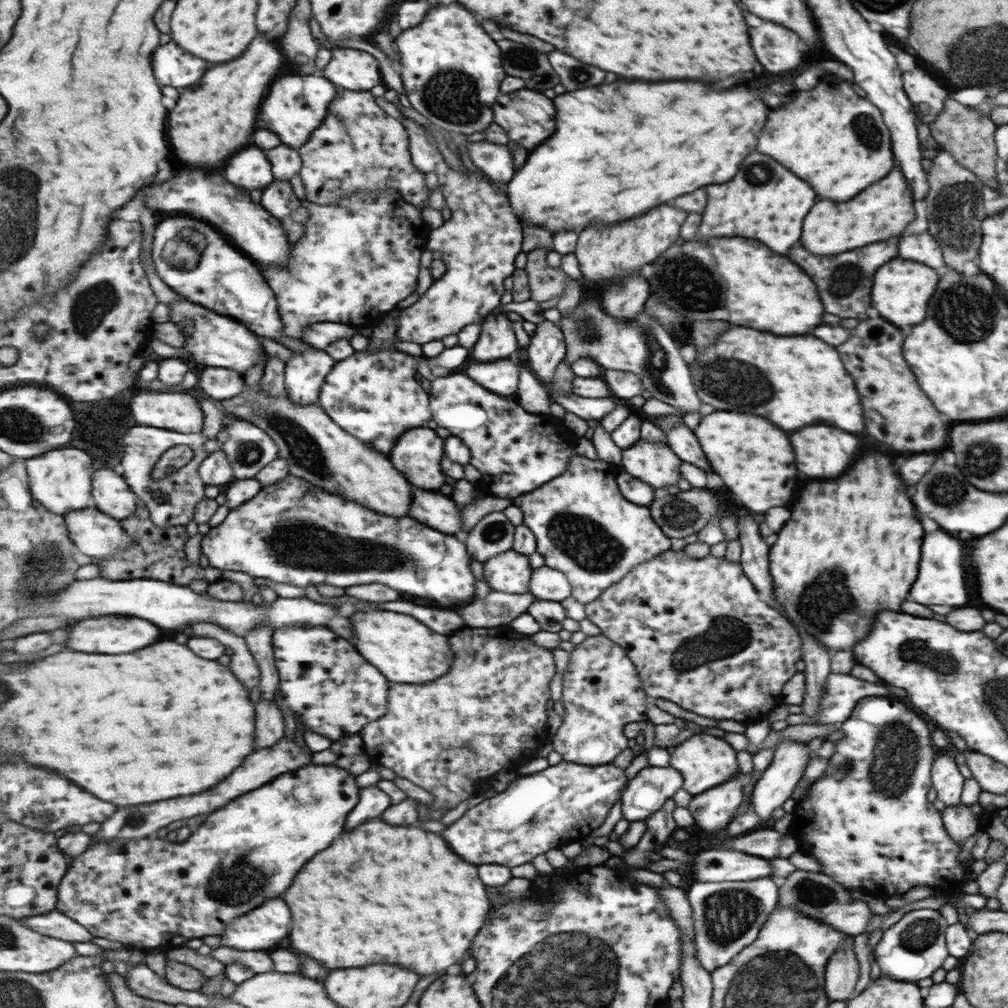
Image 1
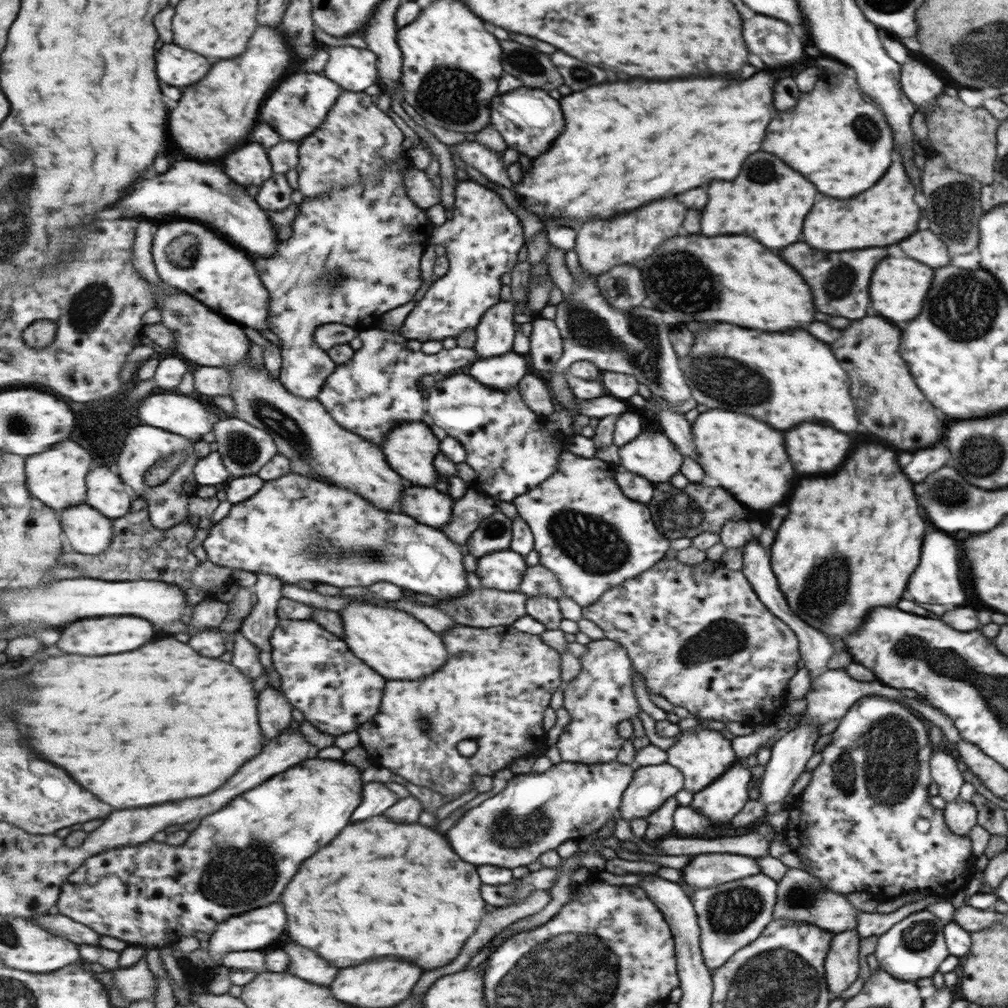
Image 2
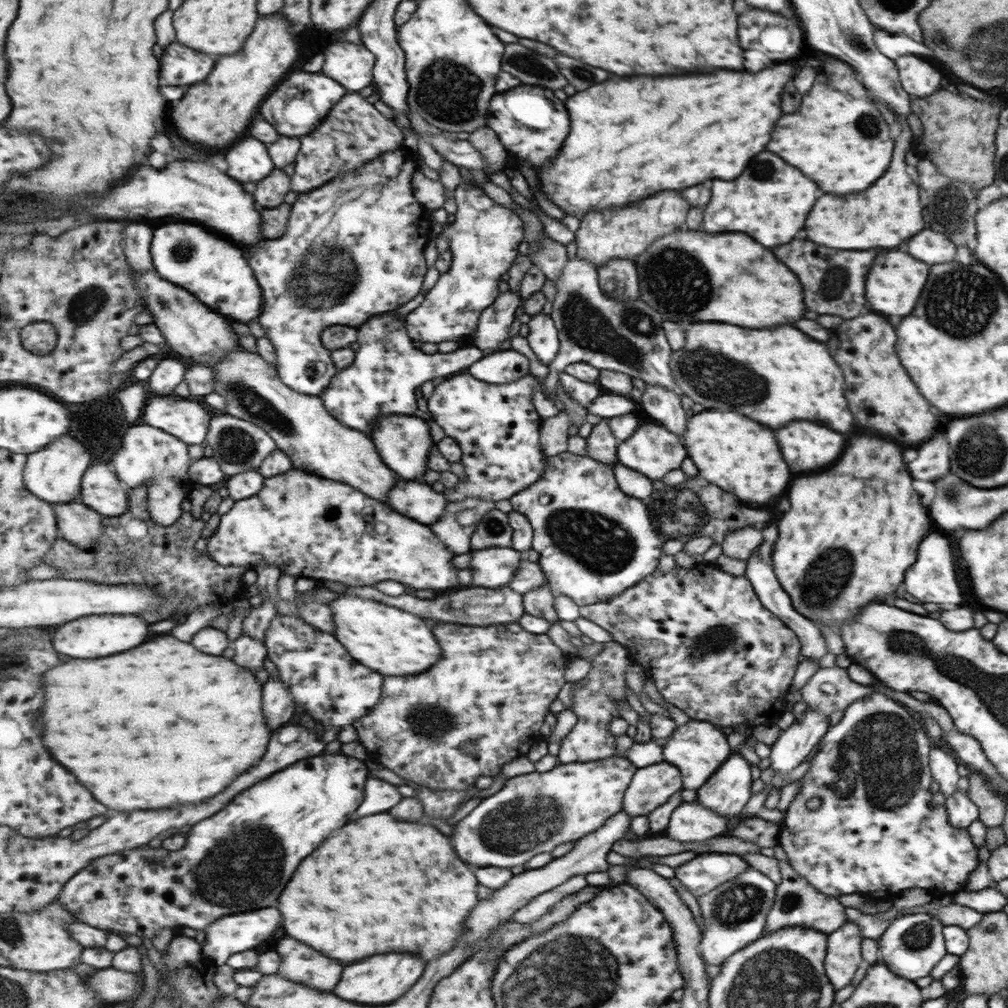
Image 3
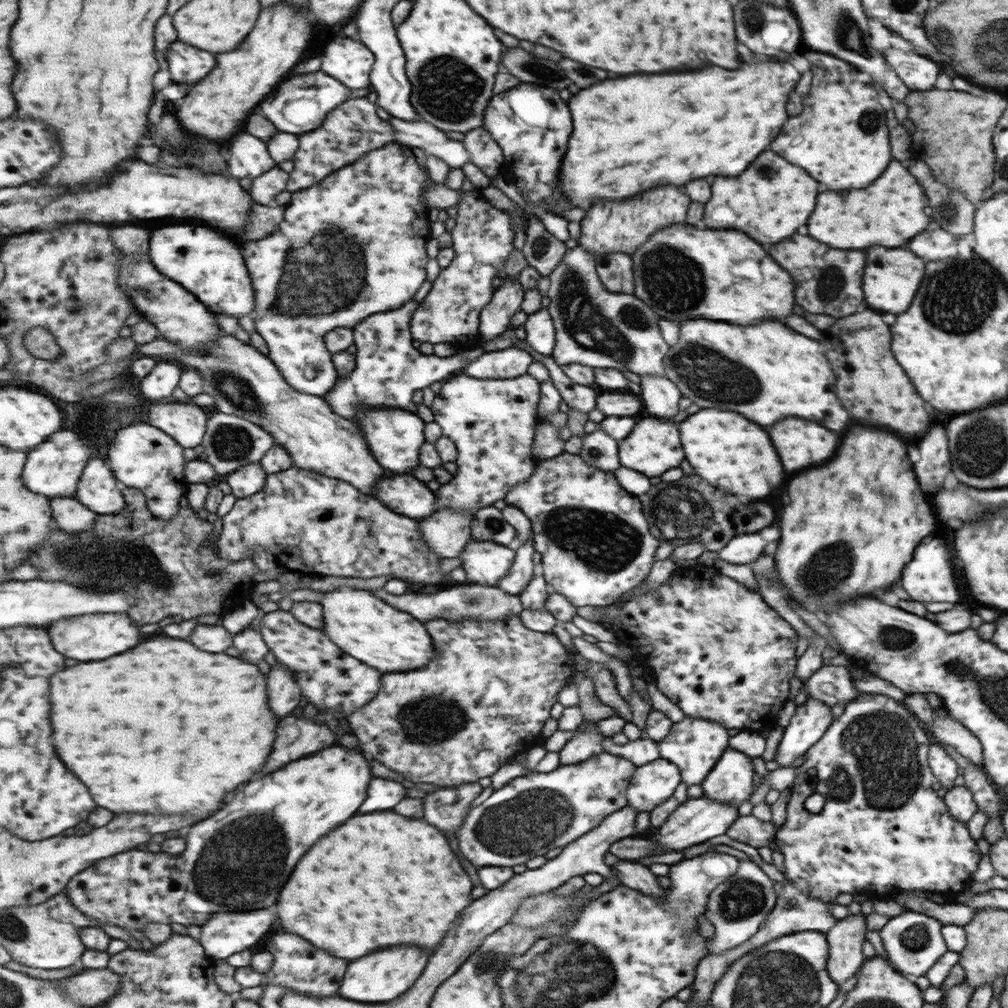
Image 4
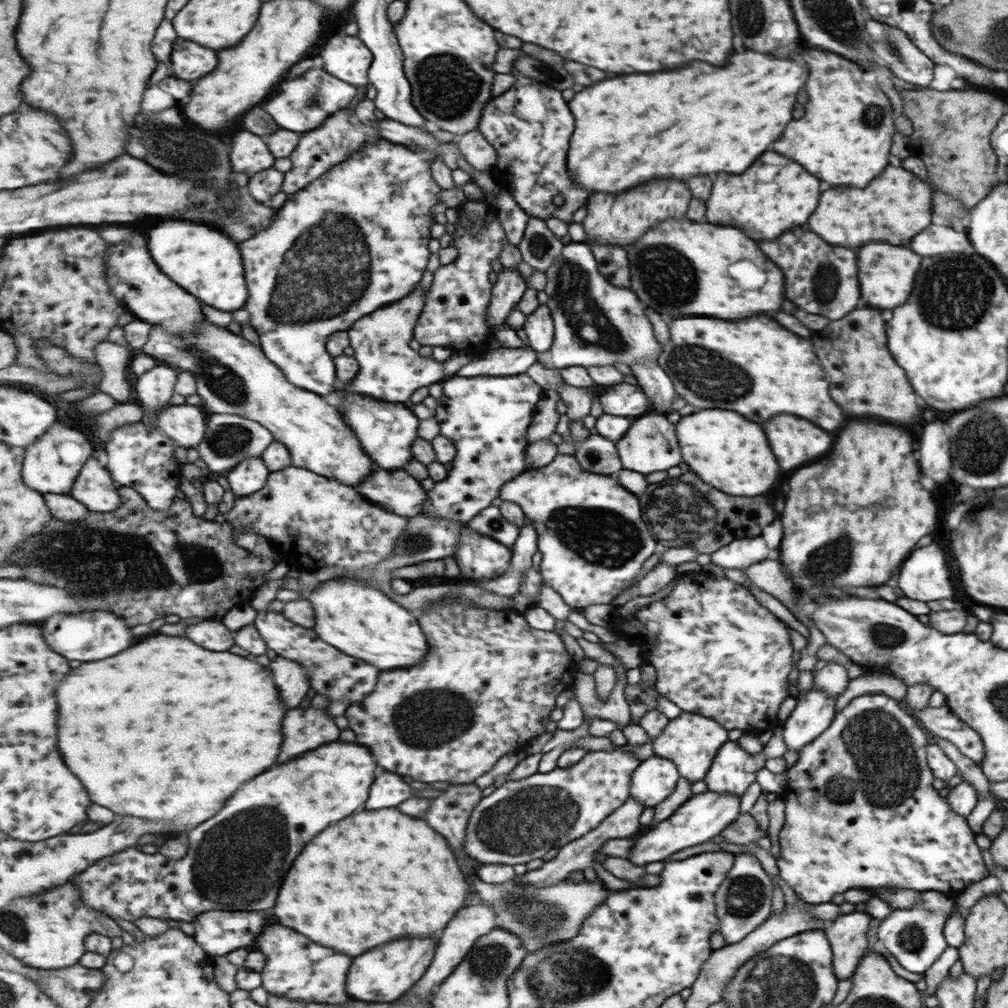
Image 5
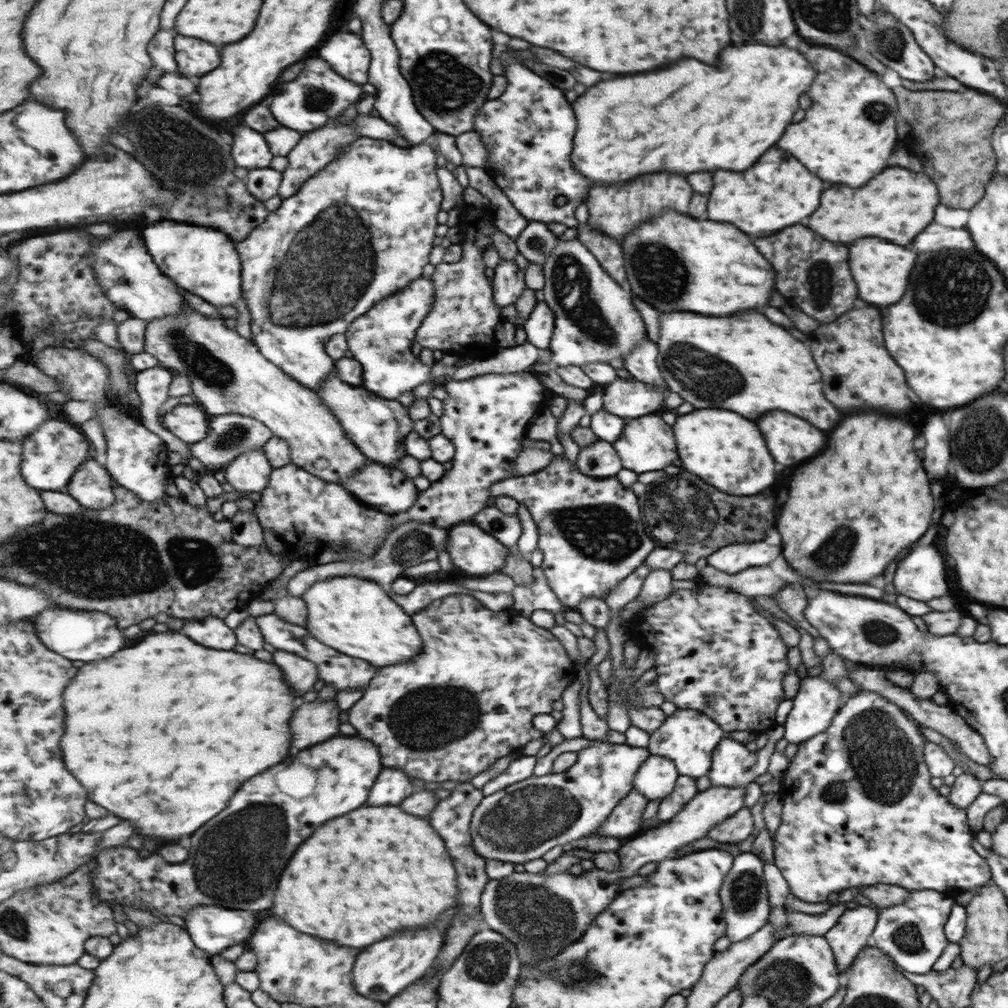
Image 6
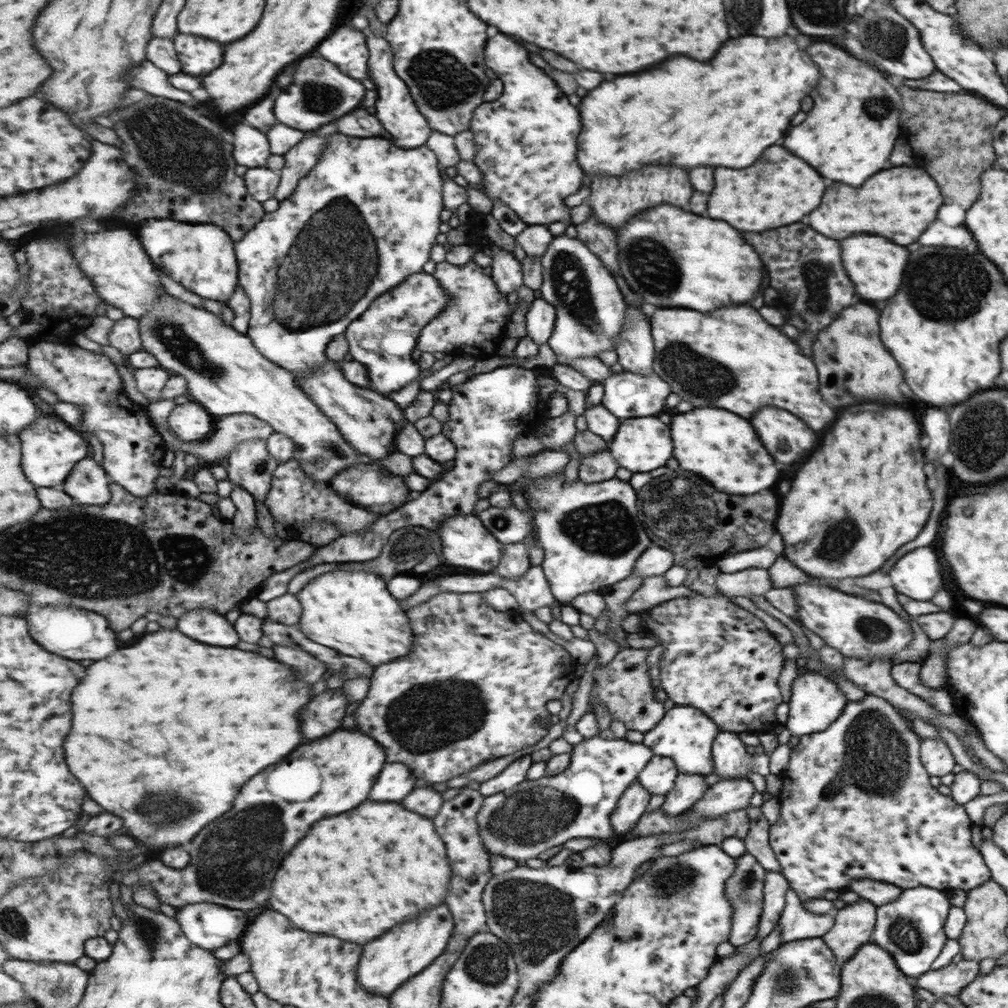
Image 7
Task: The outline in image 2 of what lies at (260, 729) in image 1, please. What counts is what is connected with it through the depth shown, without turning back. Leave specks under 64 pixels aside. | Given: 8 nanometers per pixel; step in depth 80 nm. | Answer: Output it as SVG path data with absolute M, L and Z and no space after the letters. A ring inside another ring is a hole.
M267 686L261 694L261 726L265 726L265 738L277 738L293 720L294 706L282 689Z

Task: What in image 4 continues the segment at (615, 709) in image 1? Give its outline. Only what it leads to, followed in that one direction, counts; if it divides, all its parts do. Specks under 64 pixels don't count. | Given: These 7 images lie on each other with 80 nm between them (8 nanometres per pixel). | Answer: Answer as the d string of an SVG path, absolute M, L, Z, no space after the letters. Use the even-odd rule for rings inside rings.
M585 720L579 730L580 732L578 732L573 739L569 740L560 750L560 763L562 765L573 765L585 762L586 760L589 760L589 757L595 757L596 754L604 751L600 742L605 736L603 736L600 731L596 729L596 723L587 723Z

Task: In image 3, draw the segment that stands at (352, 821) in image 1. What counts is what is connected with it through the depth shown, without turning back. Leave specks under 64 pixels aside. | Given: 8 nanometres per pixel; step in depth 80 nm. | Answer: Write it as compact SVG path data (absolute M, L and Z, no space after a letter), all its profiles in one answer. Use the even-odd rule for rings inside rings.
M371 778L367 782L367 798L361 804L361 810L357 810L357 818L387 812L393 806L397 806L403 800L403 794L399 792L397 786L381 780L381 778Z

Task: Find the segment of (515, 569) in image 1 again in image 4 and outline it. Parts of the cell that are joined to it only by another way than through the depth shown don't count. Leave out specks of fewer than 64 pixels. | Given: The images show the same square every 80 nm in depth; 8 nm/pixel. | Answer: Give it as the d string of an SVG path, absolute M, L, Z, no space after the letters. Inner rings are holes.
M490 540L471 541L465 552L458 556L462 568L466 571L467 580L480 585L496 586L502 578L507 576L516 560L516 546L505 546Z

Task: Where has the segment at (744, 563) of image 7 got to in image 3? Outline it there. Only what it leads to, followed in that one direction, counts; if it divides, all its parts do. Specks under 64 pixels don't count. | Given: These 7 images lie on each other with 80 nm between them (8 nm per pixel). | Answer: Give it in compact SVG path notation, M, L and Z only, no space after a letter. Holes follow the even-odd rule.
M759 527L753 528L736 528L728 530L724 534L724 541L720 544L722 554L735 560L746 561L752 553L752 550L758 548L762 543L762 534Z

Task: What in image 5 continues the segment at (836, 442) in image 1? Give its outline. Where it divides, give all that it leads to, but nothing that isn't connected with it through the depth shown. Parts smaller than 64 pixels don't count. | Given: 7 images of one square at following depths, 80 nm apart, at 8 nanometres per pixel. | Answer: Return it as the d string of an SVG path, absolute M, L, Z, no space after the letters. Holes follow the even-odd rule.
M777 414L773 422L765 422L761 426L769 430L773 454L777 454L777 462L781 462L781 468L785 470L821 458L833 442L831 434L825 434L821 428L797 416Z

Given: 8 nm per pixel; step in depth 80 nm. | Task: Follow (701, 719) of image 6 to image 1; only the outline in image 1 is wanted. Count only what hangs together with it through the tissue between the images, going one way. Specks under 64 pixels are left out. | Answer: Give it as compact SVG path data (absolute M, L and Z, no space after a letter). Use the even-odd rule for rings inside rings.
M701 732L694 734L675 745L669 751L668 765L680 771L683 776L683 788L689 795L701 795L704 790L731 780L737 774L735 750L725 740L719 740L717 732Z

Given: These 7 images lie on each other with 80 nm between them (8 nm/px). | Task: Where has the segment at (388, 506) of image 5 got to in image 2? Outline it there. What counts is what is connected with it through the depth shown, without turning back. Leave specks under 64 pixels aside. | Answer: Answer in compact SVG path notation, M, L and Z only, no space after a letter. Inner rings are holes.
M434 487L407 488L400 502L399 512L437 529L452 521L455 499Z

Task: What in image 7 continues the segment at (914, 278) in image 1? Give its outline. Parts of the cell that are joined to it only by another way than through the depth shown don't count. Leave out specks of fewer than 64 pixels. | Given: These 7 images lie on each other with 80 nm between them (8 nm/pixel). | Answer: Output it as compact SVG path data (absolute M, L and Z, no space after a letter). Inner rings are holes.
M853 234L853 238L843 238L841 246L845 246L845 266L849 266L849 278L857 282L857 294L865 300L887 300L891 298L901 282L901 272L907 262L907 250L903 246L895 246L879 236Z

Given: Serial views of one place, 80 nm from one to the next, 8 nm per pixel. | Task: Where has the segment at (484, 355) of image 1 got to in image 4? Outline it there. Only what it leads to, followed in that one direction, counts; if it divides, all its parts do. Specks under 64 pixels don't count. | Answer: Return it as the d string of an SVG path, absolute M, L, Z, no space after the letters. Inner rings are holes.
M507 276L503 284L497 288L492 301L483 309L481 314L480 332L478 338L497 338L503 332L511 329L511 318L522 310L526 290L523 290L518 279Z

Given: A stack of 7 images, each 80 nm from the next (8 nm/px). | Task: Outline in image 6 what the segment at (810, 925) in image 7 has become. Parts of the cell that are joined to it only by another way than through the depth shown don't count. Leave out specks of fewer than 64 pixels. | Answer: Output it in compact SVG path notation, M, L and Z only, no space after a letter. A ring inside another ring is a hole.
M836 902L825 912L818 915L804 912L785 911L786 922L791 926L791 935L820 935L823 937L845 910L843 903Z

